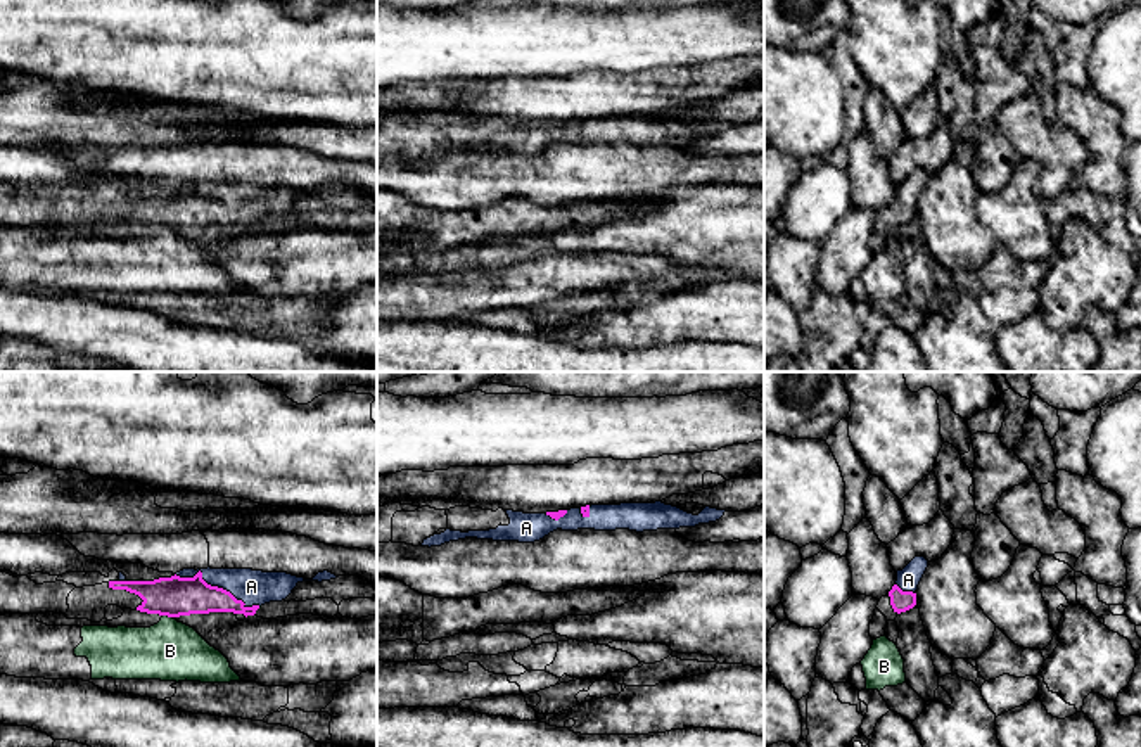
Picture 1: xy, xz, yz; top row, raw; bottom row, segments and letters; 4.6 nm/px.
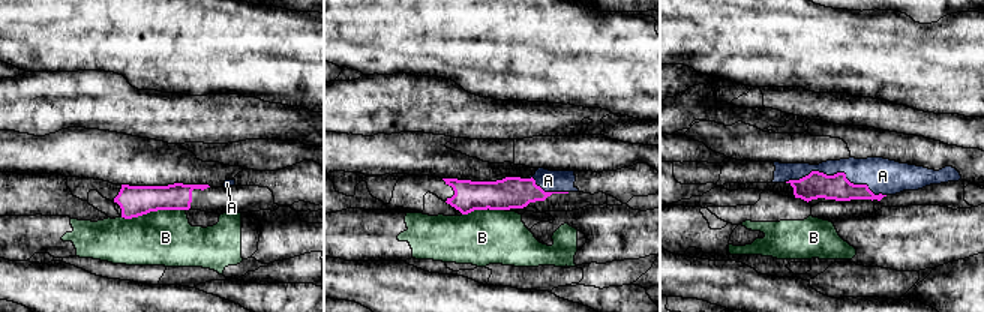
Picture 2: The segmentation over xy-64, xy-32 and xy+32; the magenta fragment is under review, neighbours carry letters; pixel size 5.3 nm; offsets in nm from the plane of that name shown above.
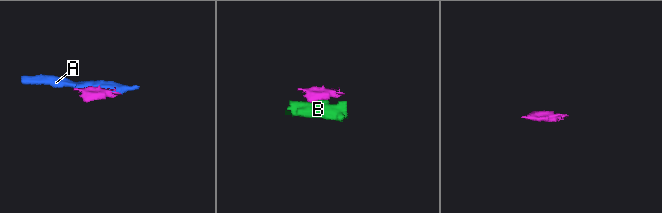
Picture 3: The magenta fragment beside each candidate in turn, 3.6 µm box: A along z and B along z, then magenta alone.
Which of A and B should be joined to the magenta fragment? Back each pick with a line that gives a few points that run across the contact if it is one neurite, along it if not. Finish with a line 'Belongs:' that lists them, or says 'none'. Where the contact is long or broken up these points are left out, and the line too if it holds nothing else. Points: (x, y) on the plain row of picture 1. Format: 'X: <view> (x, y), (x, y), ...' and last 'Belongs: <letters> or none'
Belongs: A

